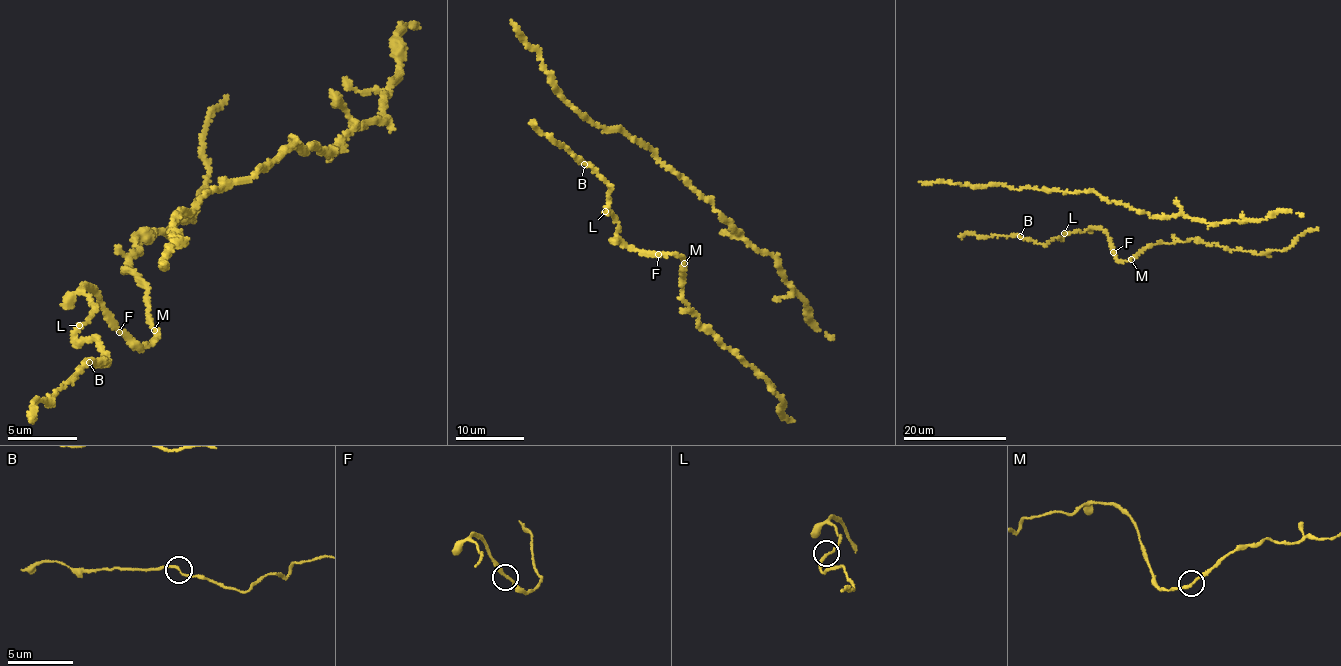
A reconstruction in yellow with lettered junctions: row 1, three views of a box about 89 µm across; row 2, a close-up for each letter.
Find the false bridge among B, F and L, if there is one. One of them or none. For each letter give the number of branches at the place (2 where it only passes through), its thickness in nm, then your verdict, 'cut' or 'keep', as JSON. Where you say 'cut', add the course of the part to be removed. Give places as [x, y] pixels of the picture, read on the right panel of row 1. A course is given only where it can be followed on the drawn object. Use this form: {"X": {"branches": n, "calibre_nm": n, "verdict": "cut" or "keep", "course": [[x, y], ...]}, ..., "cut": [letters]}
{"B": {"branches": 2, "calibre_nm": 190, "verdict": "keep"}, "F": {"branches": 2, "calibre_nm": 200, "verdict": "keep"}, "L": {"branches": 2, "calibre_nm": 200, "verdict": "keep"}, "cut": []}

